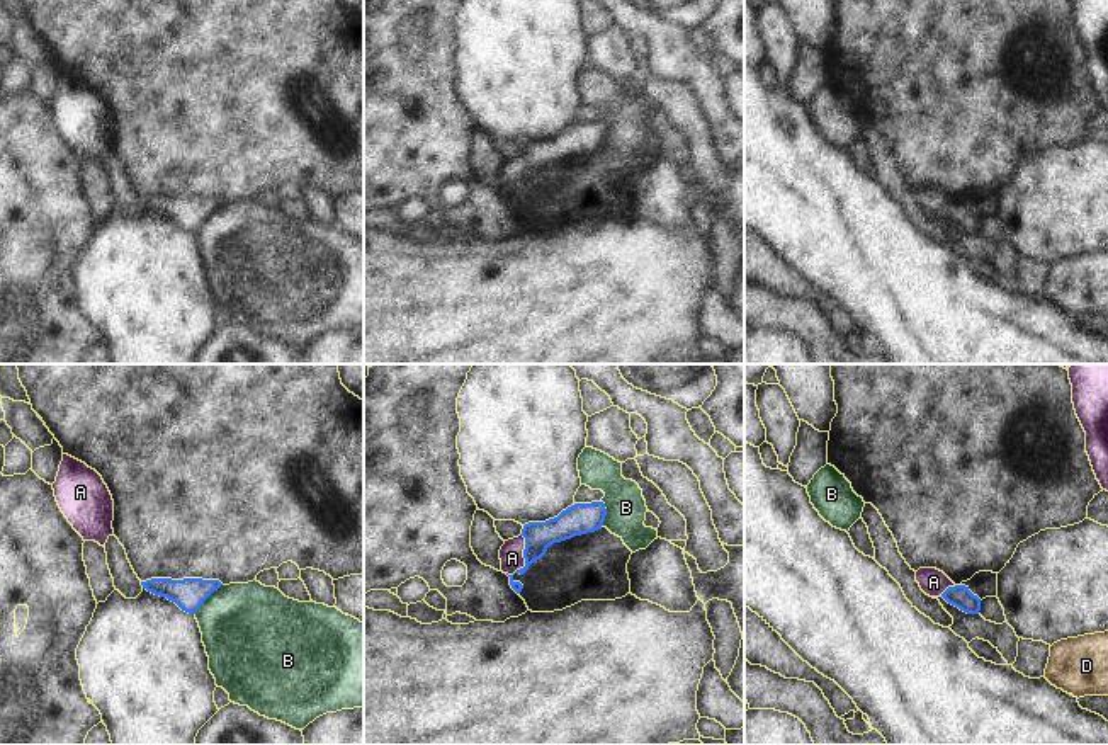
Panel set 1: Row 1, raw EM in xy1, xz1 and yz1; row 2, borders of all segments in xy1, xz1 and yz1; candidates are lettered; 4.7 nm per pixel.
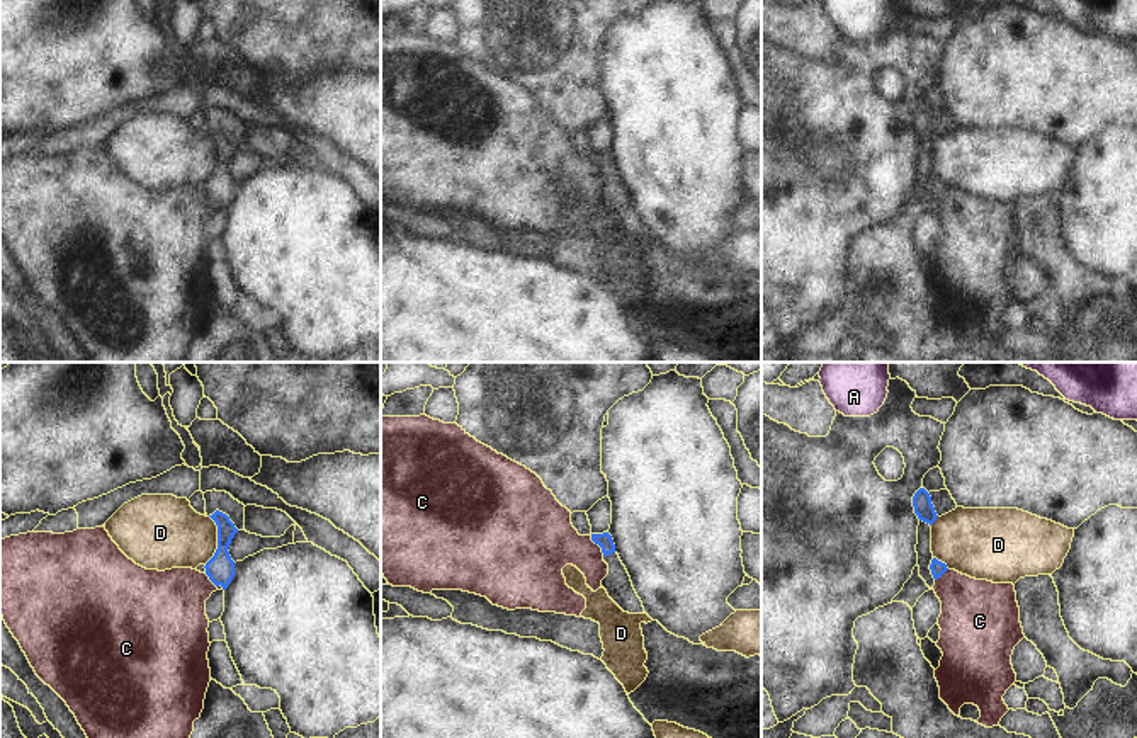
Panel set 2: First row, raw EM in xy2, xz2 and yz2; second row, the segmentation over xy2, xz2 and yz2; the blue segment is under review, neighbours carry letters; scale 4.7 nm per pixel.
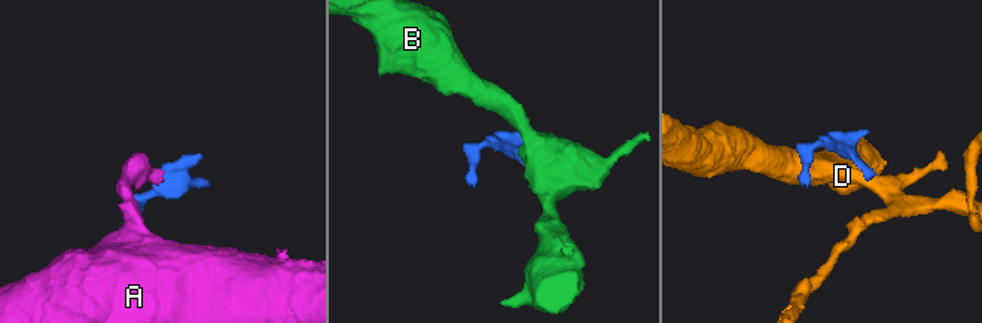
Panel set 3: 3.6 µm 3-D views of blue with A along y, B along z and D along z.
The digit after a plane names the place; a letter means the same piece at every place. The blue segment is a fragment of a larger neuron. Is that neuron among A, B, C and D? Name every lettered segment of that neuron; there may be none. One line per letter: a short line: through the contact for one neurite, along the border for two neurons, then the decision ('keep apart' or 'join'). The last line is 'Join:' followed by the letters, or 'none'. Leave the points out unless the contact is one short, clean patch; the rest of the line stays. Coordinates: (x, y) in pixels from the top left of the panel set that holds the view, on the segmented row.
A: xz1 (539, 536), (524, 557), (512, 558) | join
B: keep apart
C: xz2 (590, 536), (604, 555) | keep apart
D: xy2 (209, 516), (216, 526), (216, 551), (204, 563) | keep apart
Join: A

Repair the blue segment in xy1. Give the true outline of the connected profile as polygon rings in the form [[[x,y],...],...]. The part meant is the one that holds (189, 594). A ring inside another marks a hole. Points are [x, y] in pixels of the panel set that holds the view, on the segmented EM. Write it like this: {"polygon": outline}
{"polygon": [[[151,578],[141,582],[141,585],[148,592],[167,597],[168,600],[175,602],[182,611],[195,614],[202,602],[223,583],[219,580],[202,578]]]}

